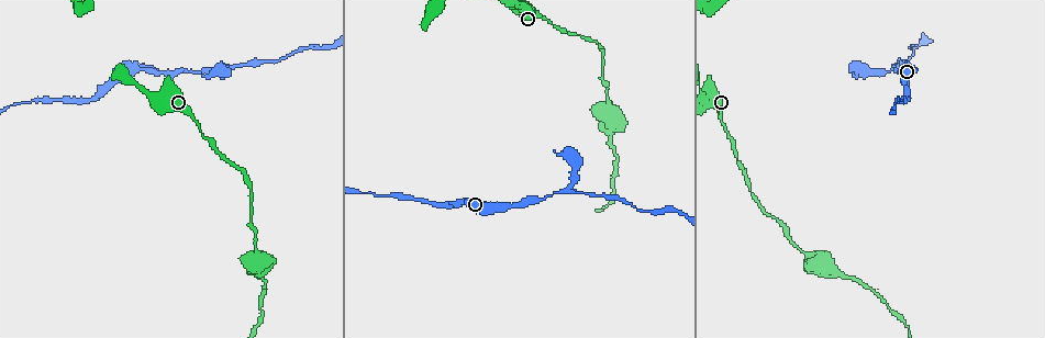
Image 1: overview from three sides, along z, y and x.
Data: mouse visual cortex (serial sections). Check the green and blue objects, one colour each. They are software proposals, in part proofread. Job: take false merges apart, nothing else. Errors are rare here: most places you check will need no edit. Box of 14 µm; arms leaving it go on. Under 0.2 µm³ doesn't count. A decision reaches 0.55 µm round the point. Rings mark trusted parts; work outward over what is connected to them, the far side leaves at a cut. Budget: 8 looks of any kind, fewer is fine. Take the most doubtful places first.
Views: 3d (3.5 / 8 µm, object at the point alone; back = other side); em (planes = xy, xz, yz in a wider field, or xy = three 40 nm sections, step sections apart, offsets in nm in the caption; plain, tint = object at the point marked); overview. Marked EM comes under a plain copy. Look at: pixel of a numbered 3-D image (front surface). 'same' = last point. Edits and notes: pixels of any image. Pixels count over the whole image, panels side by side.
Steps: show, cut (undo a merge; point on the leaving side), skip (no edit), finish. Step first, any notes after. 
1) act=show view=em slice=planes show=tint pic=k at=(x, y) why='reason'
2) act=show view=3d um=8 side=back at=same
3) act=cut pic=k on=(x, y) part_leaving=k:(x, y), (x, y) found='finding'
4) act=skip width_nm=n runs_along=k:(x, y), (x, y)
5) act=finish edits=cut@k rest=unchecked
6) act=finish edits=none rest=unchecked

act=show view=3d um=3.5 pic=1 at=(895, 68) why='three-way junction'

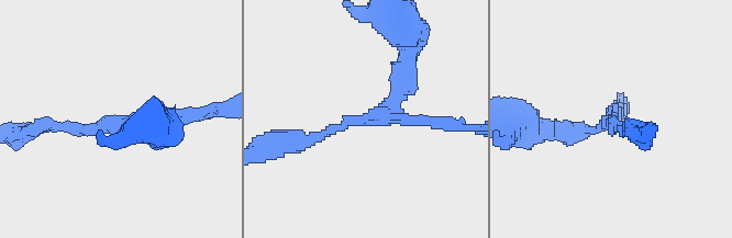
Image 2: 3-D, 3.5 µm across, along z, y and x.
act=show view=em slice=xy step=5 show=tint pic=2 at=(610, 121) arms=3 arm_widths_nm=150,150,300 why='need the tissue'

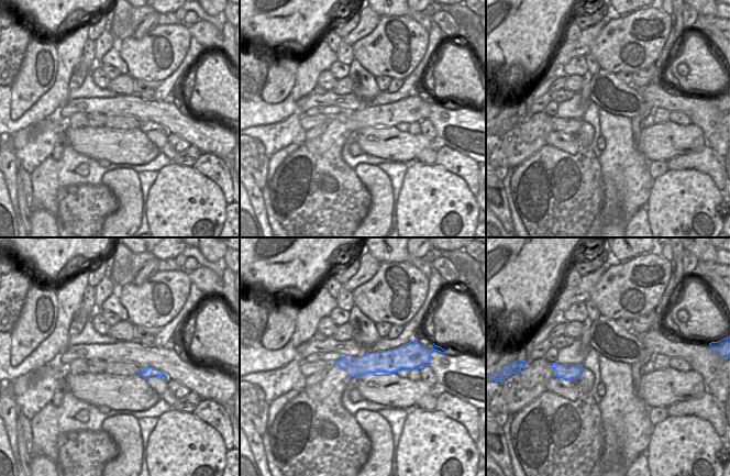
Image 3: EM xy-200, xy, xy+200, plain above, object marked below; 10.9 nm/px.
act=skip runs_along=2:(310, 138), (377, 116), (408, 55) found='all the same cell'

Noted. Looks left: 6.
act=show view=3d um=3.5 side=back pic=1 at=(842, 277) why='sudden change in width'

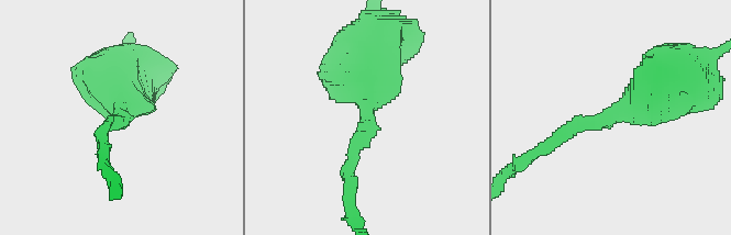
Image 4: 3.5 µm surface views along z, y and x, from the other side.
act=show view=em slice=xy step=1 show=tint pic=4 at=(616, 113) arm_widths_nm=150,700

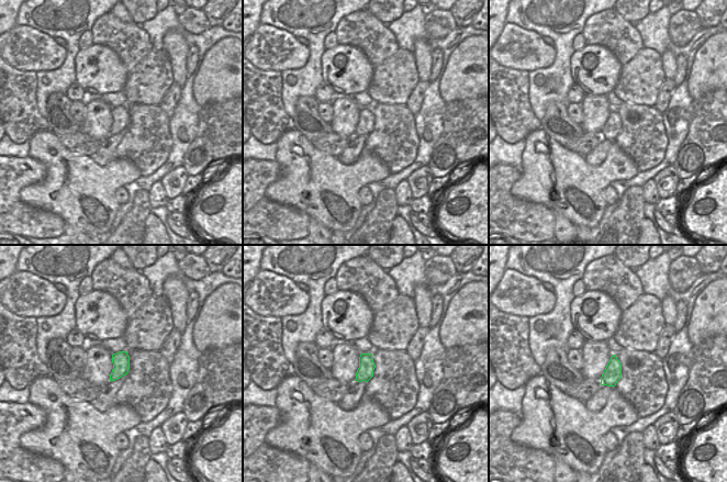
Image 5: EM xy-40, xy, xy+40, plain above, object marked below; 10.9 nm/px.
act=skip runs_along=4:(676, 78), (555, 140) found='all the same cell'

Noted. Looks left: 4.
act=show view=3d um=8 pic=1 at=(11, 105) why='a narrow waist'

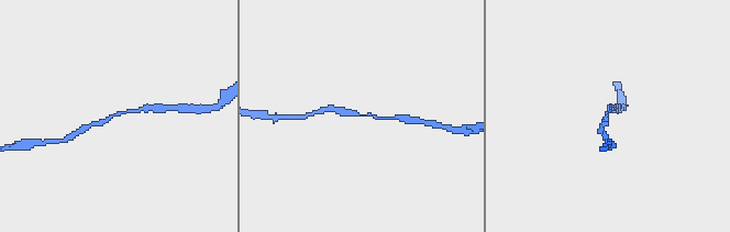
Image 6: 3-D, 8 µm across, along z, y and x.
act=show view=3d um=3.5 pic=6 at=(361, 114)

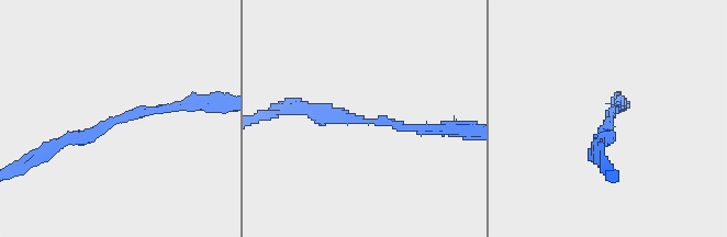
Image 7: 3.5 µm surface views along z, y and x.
act=show view=em slice=xy step=3 show=tint pic=7 at=(119, 117) why='now the EM'

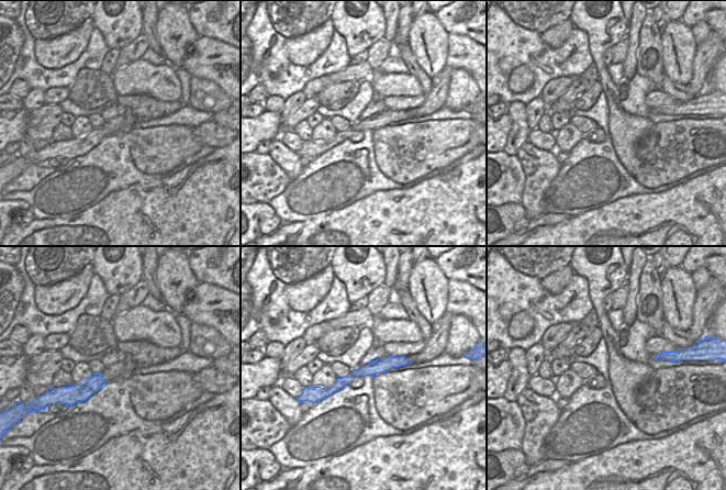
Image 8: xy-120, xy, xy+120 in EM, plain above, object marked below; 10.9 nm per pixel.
act=skip width_nm=170 runs_along=8:(405, 362), (356, 372), (323, 393) found='one cell here'

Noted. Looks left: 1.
act=finish edits=none rest=unchecked

